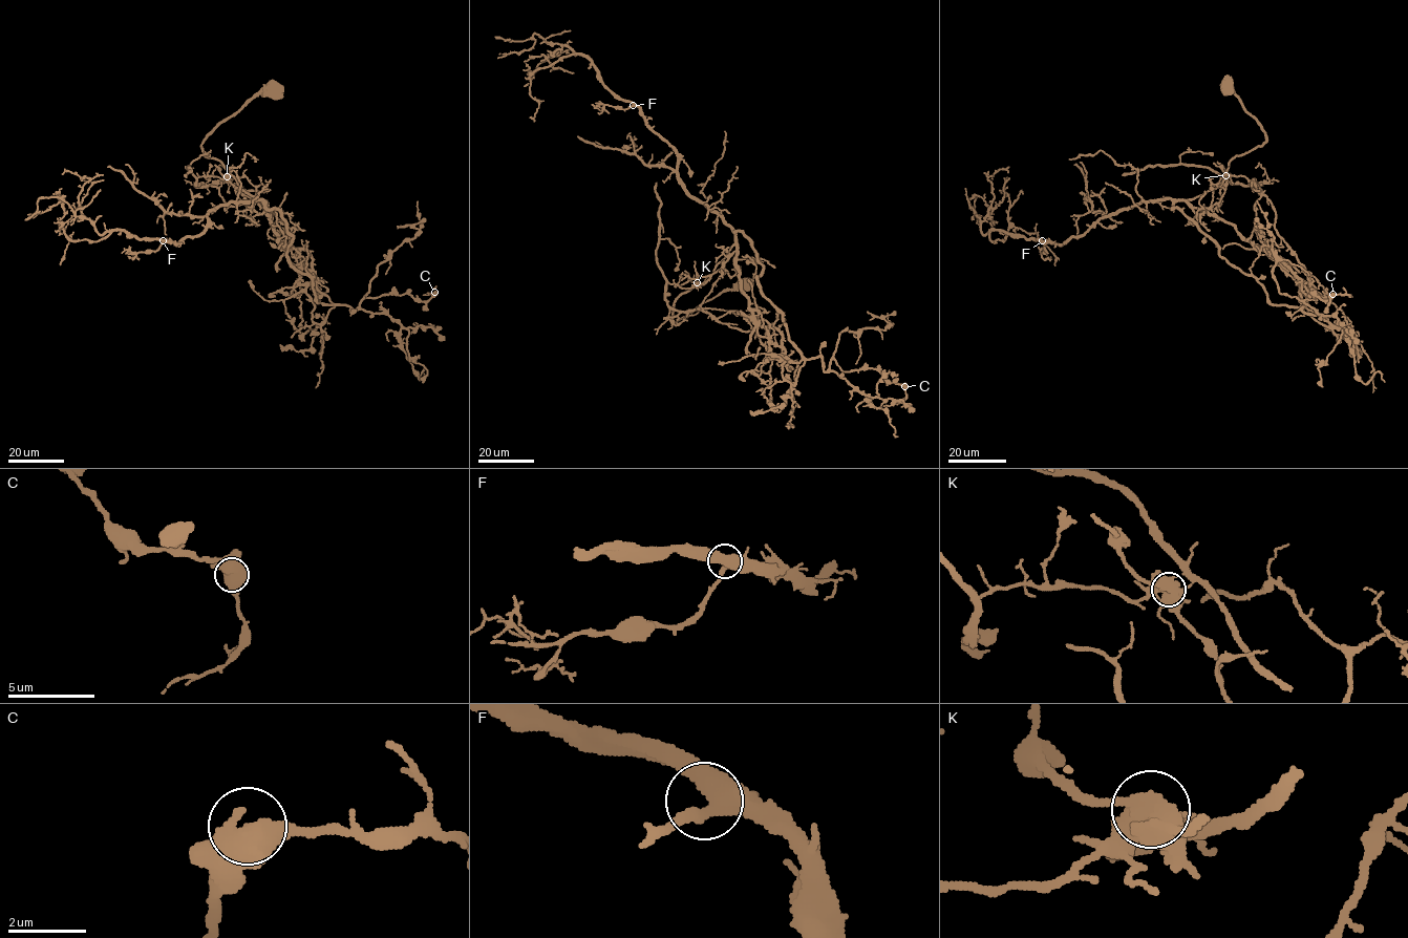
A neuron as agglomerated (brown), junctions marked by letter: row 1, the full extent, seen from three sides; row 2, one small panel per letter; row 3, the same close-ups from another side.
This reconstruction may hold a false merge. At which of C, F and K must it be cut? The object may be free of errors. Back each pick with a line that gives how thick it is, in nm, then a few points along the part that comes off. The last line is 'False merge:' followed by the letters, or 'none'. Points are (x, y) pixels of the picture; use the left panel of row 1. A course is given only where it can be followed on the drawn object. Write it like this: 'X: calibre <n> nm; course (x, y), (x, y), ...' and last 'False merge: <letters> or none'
K: calibre 550 nm; course (227, 176), (199, 176), (195, 185), (229, 180), (263, 204), (285, 227), (301, 264), (301, 322), (297, 326)
False merge: K

